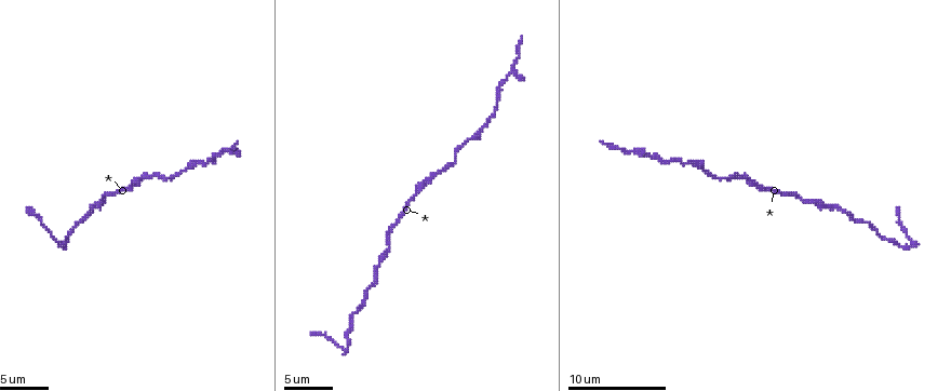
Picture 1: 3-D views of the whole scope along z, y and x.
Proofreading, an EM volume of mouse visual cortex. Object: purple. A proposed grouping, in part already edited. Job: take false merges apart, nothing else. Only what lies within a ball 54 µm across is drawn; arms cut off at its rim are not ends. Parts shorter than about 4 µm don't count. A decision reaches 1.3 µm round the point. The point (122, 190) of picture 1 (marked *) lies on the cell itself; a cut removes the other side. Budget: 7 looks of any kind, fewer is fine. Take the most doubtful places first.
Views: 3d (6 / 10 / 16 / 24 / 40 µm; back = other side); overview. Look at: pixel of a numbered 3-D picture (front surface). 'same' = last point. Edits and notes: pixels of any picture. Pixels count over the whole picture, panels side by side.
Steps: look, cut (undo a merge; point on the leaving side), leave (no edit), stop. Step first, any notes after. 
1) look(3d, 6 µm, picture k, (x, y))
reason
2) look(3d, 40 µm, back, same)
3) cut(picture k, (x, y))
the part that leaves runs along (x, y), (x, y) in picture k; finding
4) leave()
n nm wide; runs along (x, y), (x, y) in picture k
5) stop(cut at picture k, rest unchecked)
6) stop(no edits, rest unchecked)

look(3d, 6 µm, picture 1, (374, 273))
calibre changes

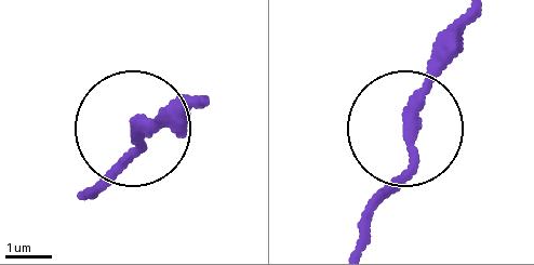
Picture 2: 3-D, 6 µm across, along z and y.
leave()
runs along (472, 12), (414, 117), (372, 241) in picture 2; all the same cell

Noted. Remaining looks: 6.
look(3d, 10 µm, picture 1, (743, 177))
calibre changes

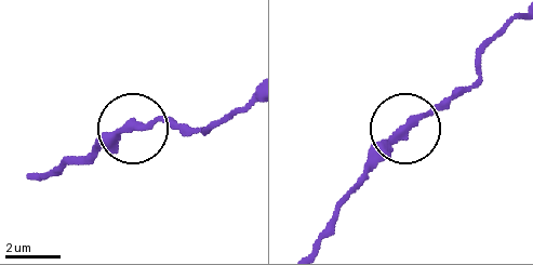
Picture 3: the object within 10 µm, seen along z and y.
look(3d, 10 µm, back, picture 3, (130, 125))

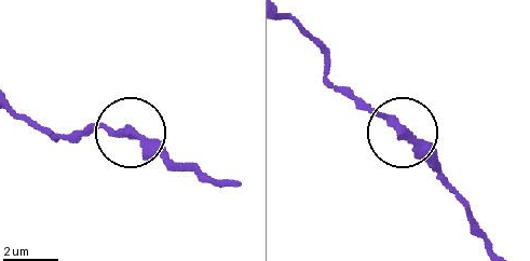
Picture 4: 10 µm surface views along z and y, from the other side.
leave()
runs along (193, 172), (179, 169), (131, 133), (78, 129) in picture 4; continuous, no second cell

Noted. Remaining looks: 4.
look(3d, 10 µm, picture 1, (214, 162))

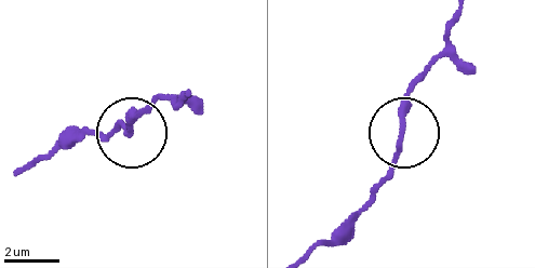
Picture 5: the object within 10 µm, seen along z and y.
leave()
runs along (316, 250), (390, 165), (406, 123), (406, 96), (418, 77) in picture 5; one cell here

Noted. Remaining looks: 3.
look(3d, 10 µm, picture 1, (463, 142))
thick turns thin

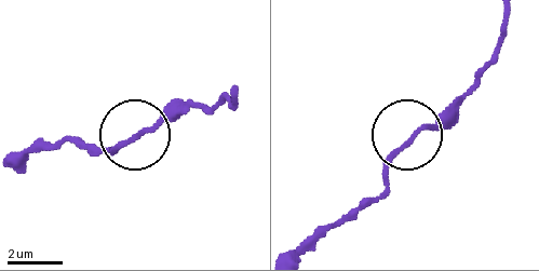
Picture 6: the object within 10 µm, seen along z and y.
leave()
150 nm wide; all the same cell

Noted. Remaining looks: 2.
stop(no edits, rest unchecked)

